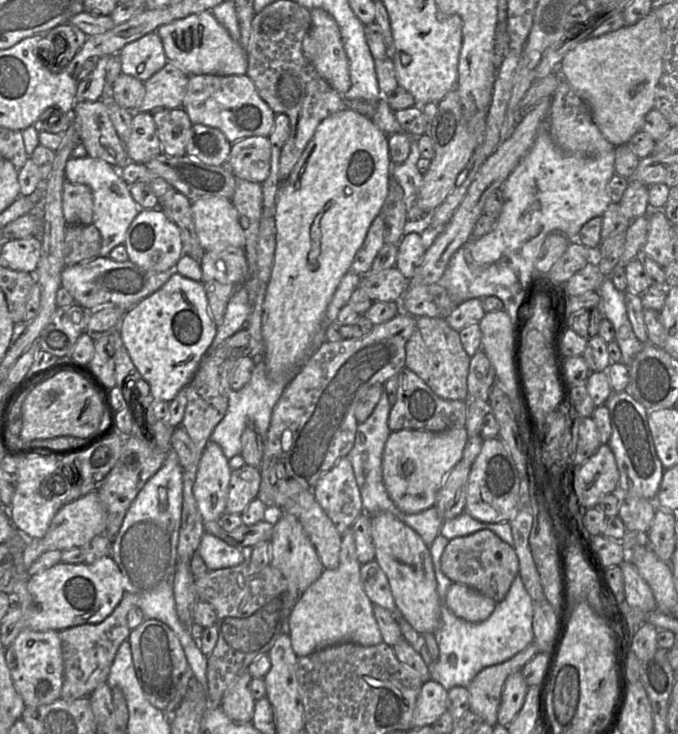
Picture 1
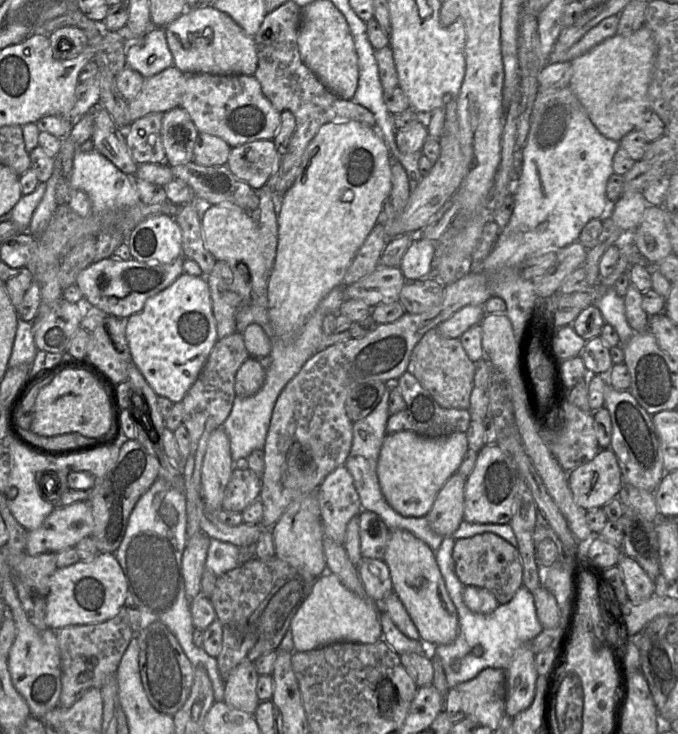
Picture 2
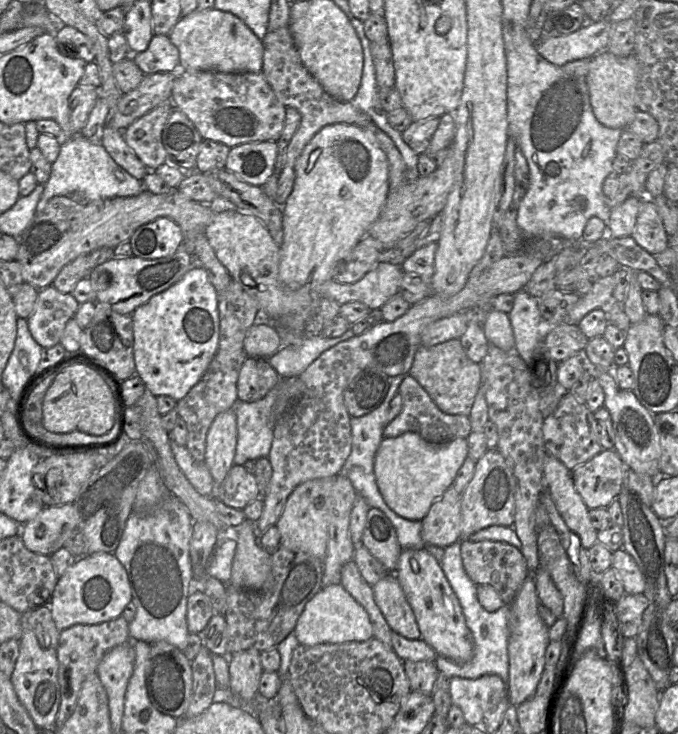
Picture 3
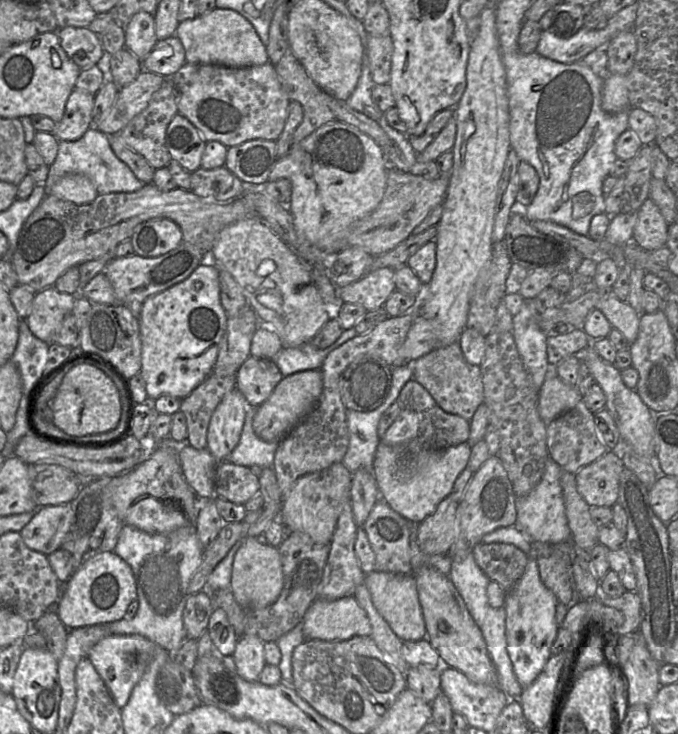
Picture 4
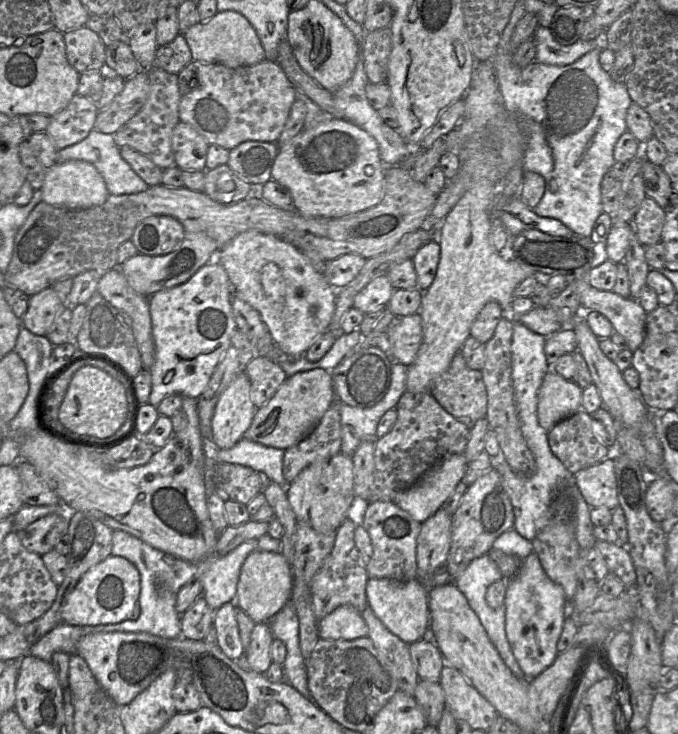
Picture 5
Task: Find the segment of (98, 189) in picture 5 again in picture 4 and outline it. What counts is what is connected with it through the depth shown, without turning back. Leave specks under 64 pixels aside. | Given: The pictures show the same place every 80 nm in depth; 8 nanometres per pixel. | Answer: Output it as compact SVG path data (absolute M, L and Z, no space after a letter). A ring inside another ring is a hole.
M68 174L59 178L52 185L49 195L76 205L85 205L94 201L98 192L88 177L80 174Z

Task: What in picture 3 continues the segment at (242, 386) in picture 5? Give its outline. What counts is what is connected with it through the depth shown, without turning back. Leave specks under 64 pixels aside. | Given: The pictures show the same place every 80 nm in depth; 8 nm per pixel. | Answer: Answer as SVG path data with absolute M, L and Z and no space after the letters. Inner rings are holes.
M231 408L216 416L207 436L204 464L219 486L234 465L237 445L237 418Z

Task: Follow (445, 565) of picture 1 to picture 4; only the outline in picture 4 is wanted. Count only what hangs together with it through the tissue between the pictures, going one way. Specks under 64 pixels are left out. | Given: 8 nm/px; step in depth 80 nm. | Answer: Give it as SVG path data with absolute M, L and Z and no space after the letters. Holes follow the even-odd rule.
M479 543L474 546L471 554L490 581L497 582L505 591L512 589L520 580L530 558L515 545L506 543Z

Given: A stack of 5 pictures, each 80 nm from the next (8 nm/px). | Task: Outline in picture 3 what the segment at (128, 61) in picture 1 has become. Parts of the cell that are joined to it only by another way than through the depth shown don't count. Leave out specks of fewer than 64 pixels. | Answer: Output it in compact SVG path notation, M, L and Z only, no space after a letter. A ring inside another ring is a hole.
M153 34L146 50L131 56L144 75L179 70L179 52L168 35Z

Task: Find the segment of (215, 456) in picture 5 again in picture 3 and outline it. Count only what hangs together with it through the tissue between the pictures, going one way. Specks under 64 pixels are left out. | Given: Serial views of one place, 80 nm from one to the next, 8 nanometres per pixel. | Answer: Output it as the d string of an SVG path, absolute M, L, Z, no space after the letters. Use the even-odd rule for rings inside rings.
M278 385L255 402L237 399L232 409L237 418L237 445L234 465L267 458L273 441L272 409L278 395Z

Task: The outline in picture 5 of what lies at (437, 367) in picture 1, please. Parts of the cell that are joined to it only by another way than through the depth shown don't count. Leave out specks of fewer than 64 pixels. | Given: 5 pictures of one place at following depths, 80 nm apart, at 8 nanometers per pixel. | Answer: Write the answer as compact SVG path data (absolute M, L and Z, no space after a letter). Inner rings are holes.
M461 352L456 353L447 370L433 380L429 393L449 414L464 423L469 429L477 420L486 418L487 391L482 372L469 368Z

